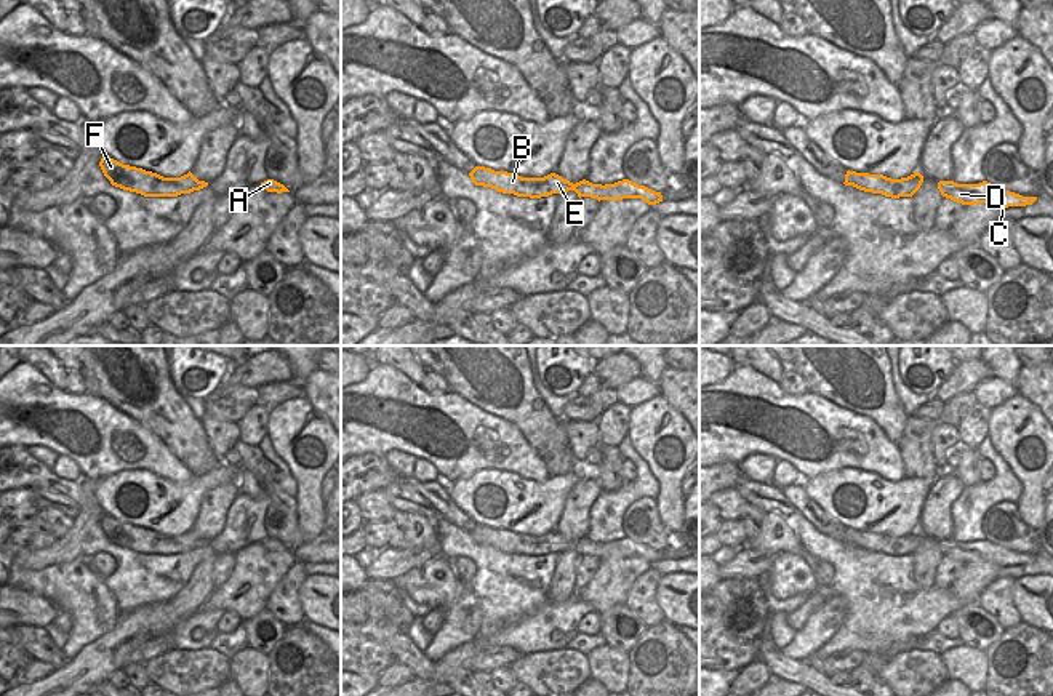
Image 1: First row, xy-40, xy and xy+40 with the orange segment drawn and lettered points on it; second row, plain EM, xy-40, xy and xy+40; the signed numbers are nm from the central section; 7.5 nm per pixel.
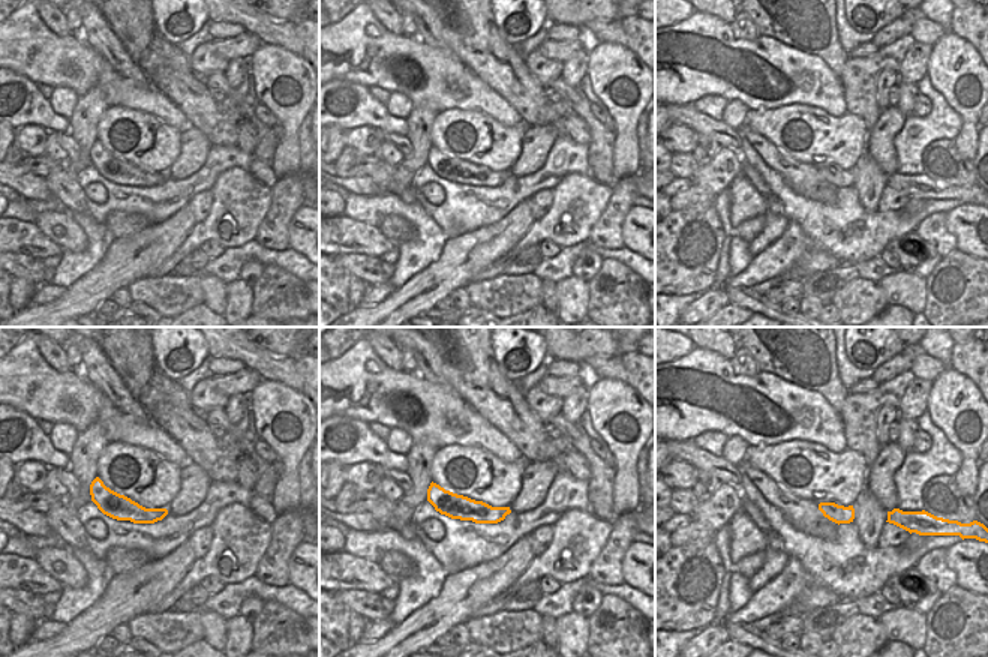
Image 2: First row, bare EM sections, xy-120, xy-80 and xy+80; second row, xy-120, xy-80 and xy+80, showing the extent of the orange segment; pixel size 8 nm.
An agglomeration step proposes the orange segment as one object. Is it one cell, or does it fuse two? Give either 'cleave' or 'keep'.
keep

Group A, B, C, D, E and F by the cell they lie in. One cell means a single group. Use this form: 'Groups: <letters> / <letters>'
Groups: A B C D E F

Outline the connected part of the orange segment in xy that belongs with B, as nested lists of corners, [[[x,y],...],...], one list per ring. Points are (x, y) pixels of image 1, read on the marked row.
[[[475,166],[469,173],[475,186],[491,187],[502,194],[514,194],[517,197],[541,198],[552,194],[563,194],[575,190],[578,197],[591,197],[600,200],[623,200],[642,198],[648,205],[663,202],[661,192],[655,192],[645,186],[639,186],[629,179],[615,184],[592,184],[586,179],[573,184],[562,176],[551,173],[544,178],[522,178],[507,171],[494,171],[485,166]]]

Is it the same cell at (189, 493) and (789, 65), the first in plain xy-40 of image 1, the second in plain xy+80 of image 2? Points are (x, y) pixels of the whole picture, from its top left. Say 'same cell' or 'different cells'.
different cells

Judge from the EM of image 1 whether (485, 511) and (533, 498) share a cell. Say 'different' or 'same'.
same

